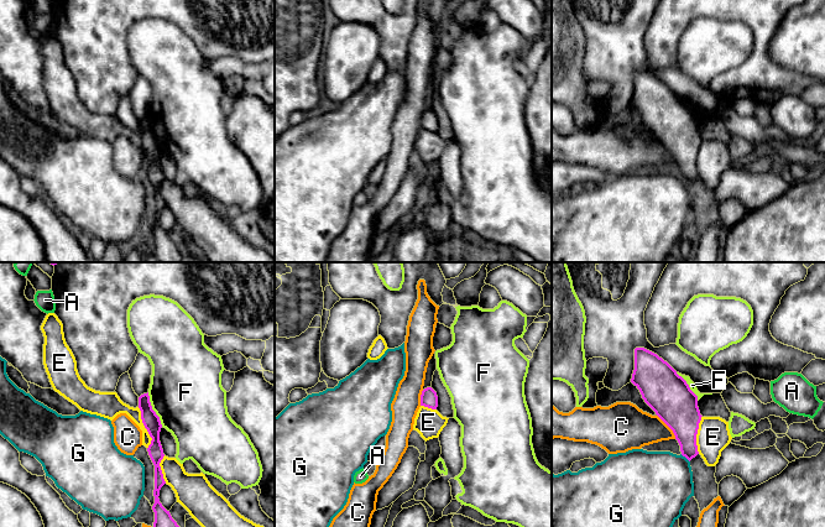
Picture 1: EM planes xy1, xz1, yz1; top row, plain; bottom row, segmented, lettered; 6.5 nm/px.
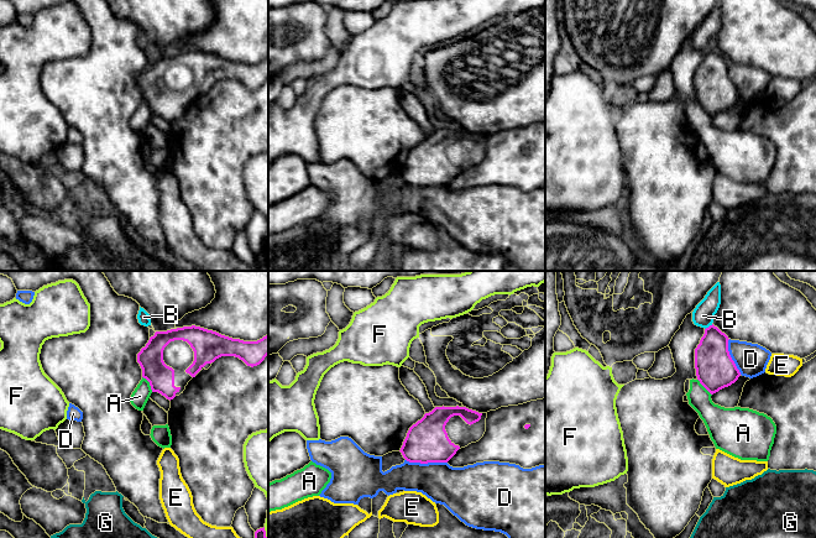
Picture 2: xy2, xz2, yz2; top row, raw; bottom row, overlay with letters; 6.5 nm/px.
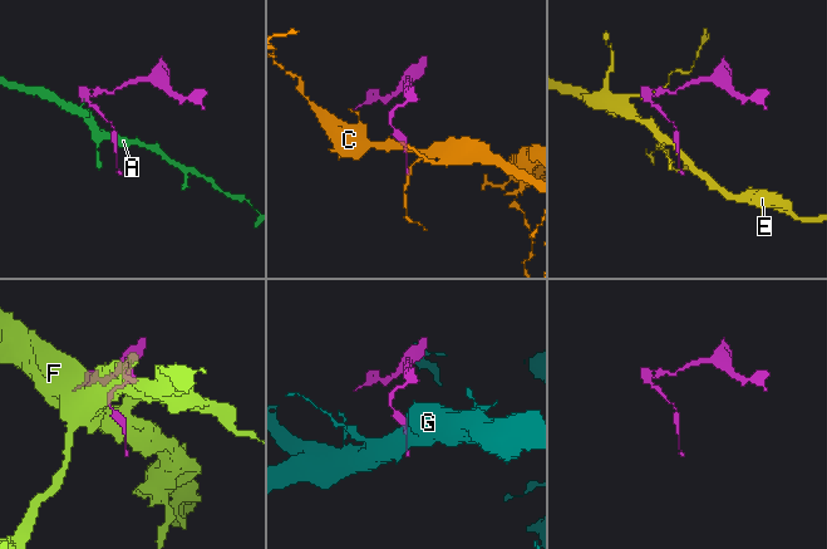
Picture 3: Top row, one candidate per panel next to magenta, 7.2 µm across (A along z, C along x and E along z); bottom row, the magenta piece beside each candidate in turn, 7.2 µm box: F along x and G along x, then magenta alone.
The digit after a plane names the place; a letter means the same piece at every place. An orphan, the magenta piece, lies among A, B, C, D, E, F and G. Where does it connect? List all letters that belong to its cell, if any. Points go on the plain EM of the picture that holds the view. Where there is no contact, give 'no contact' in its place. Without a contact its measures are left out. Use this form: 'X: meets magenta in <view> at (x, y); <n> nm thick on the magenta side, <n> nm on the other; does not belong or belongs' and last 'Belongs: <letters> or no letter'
A: meets magenta in xy2 at (150, 106); 170 nm thick on the magenta side, 110 nm on the other; does not belong
B: meets magenta in yz2 at (710, 48); 240 nm thick on the magenta side, 140 nm on the other; belongs
C: meets magenta in yz1 at (668, 149); 280 nm thick on the magenta side, 280 nm on the other; does not belong
D: meets magenta in xz2 at (427, 186); 280 nm thick on the magenta side, 280 nm on the other; does not belong
E: meets magenta in xy1 at (145, 150); 110 nm thick on the magenta side, 130 nm on the other; does not belong
F: meets magenta in xy1 at (152, 132); 110 nm thick on the magenta side, 480 nm on the other; does not belong
G: meets magenta in yz1 at (685, 179); 220 nm thick on the magenta side, 440 nm on the other; does not belong
Belongs: B

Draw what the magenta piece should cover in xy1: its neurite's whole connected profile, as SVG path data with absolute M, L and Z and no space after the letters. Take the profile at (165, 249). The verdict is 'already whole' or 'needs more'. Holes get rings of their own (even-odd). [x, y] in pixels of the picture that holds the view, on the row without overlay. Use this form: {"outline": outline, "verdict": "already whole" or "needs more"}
{"outline": "M148 115L139 120L139 131L141 134L141 142L152 161L151 167L147 171L148 178L155 188L155 226L152 233L155 235L153 254L160 262L181 262L183 252L172 241L169 234L167 234L160 225L160 213L166 207L163 197L160 189L163 182L163 172L160 165L160 155L162 151L160 140L152 132Z", "verdict": "already whole"}

